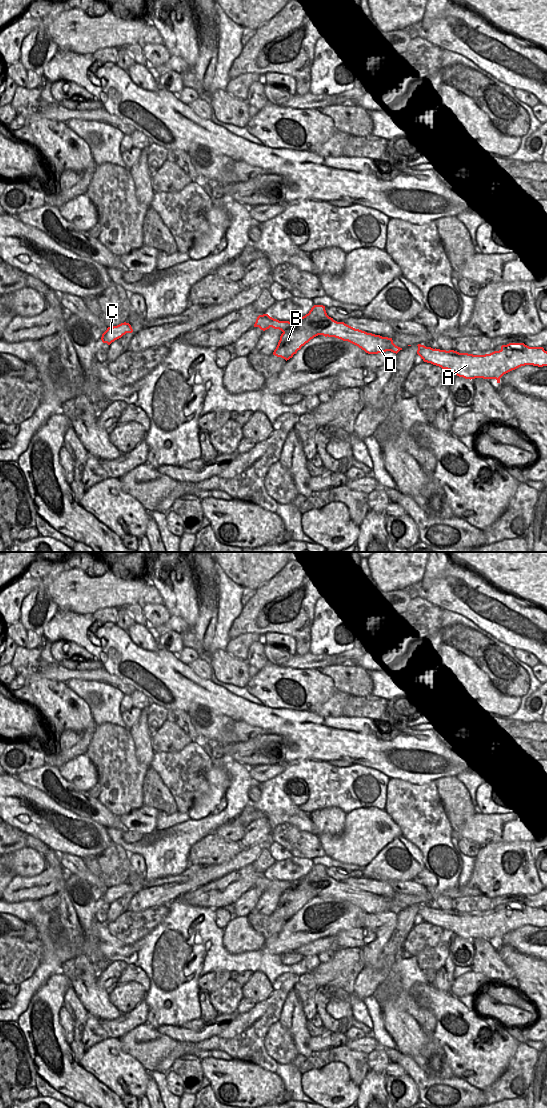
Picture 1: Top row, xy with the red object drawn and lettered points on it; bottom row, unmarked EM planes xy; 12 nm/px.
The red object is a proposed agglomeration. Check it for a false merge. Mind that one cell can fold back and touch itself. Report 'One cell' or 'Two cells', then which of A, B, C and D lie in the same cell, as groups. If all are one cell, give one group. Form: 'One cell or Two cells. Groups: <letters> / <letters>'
Two cells. Groups: A C D / B.

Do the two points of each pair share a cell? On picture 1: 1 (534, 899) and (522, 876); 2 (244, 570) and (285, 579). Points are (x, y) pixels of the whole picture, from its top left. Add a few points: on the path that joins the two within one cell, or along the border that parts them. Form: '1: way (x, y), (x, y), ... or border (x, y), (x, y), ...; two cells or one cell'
1: border (536, 893), (508, 894); two cells
2: border (284, 566), (256, 590); two cells

